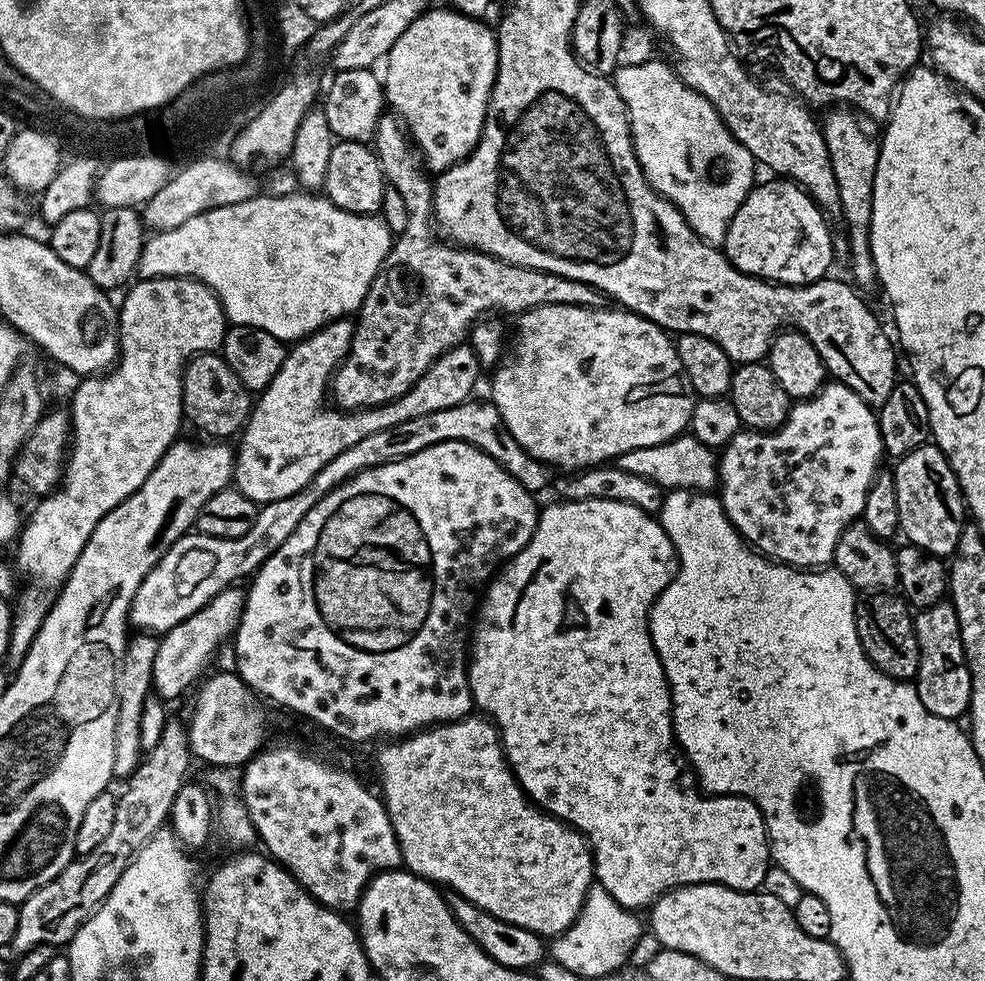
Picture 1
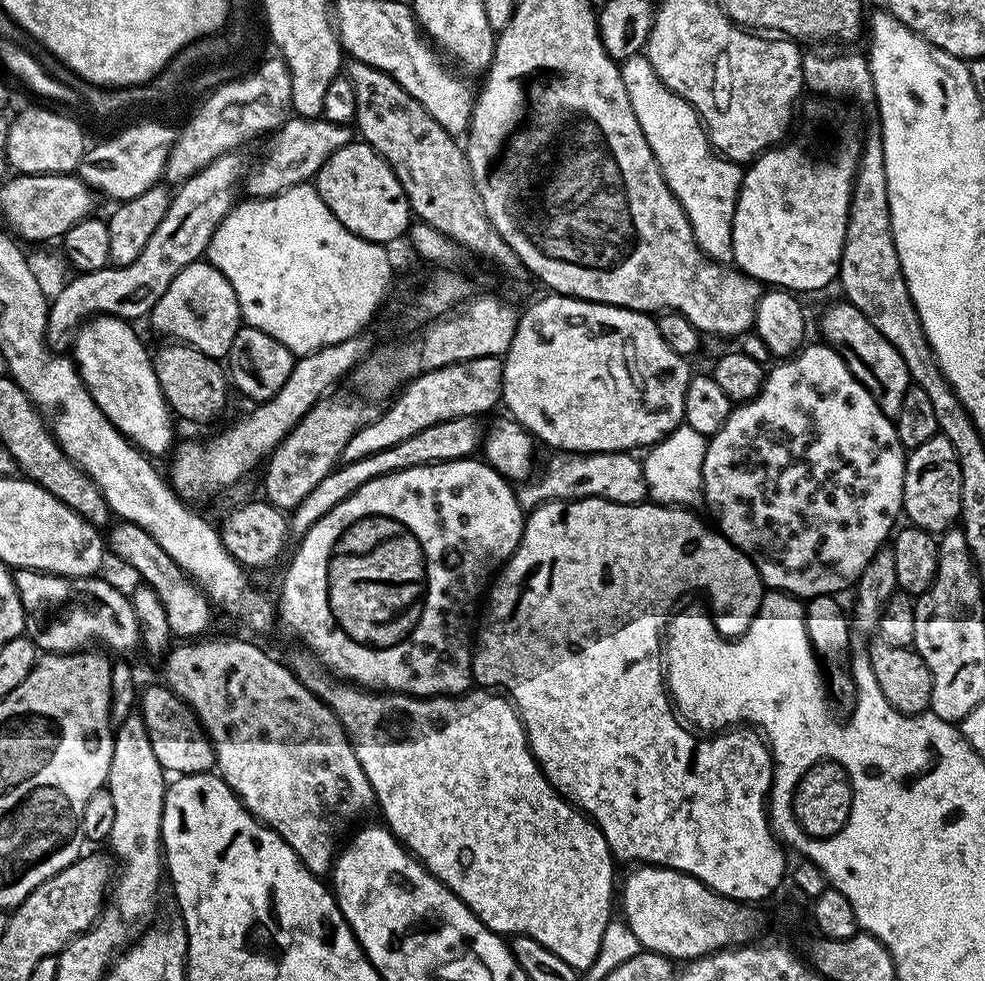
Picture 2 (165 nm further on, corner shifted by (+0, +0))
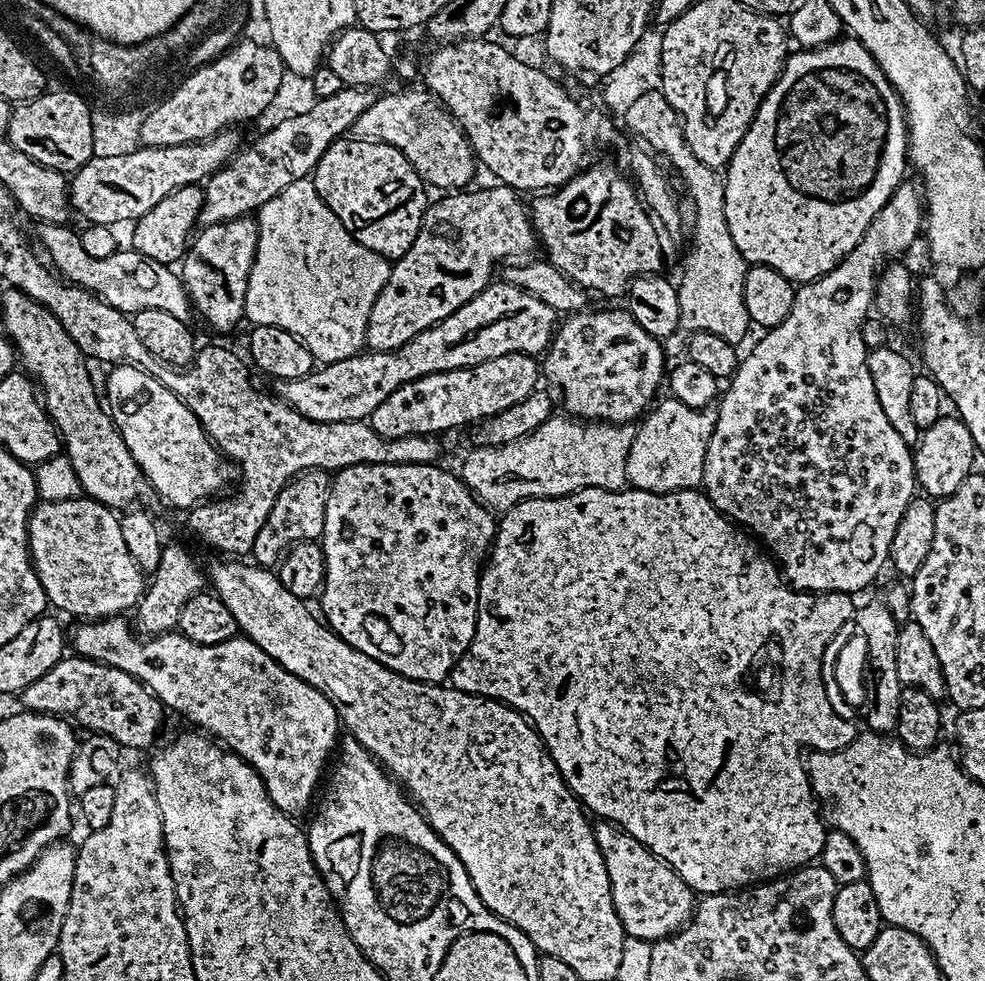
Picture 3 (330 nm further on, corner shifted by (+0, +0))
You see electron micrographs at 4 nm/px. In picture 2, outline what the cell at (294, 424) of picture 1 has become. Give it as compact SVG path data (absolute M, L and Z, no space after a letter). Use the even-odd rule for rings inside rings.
M483 356L473 360L463 360L457 364L447 364L429 372L421 372L419 376L407 381L399 389L398 395L391 401L392 408L386 409L385 412L381 411L374 422L362 426L362 430L358 430L354 438L346 442L343 459L357 460L366 458L370 454L378 454L378 450L386 450L386 446L394 446L405 438L411 438L413 434L418 434L418 430L426 430L426 426L434 426L434 422L459 416L479 417L480 412L490 411L502 400L500 391L503 369L501 357Z

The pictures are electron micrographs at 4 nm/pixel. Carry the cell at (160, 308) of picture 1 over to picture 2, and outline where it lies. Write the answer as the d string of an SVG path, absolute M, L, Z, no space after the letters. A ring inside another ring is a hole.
M204 258L187 265L174 277L170 286L167 286L166 292L162 294L162 298L159 298L157 304L152 308L151 320L158 331L168 335L165 337L175 338L177 341L190 344L193 348L205 352L207 356L217 358L227 357L230 346L234 342L238 330L242 327L242 317L238 298L234 294L234 286L230 286L228 279Z

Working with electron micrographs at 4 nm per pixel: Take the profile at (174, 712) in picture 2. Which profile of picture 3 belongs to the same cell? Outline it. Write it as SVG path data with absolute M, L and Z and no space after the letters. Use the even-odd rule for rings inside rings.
M75 654L60 659L38 682L30 682L18 700L27 711L67 718L89 728L89 733L109 736L121 749L150 747L166 715L164 705L141 680L99 660L86 660Z

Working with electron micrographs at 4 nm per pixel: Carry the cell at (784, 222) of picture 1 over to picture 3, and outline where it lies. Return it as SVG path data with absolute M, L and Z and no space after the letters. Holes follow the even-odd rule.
M842 38L817 50L793 51L787 57L784 71L776 79L775 88L764 97L755 119L748 128L748 133L742 138L742 142L726 167L724 209L730 226L730 238L734 238L734 246L738 246L738 250L749 265L761 264L773 268L778 270L778 274L793 282L816 281L835 268L843 257L855 250L856 244L859 244L867 234L867 228L872 220L887 205L888 200L895 194L896 188L906 180L904 167L907 169L909 164L906 109L895 88L880 71L880 63L863 48L859 40Z

